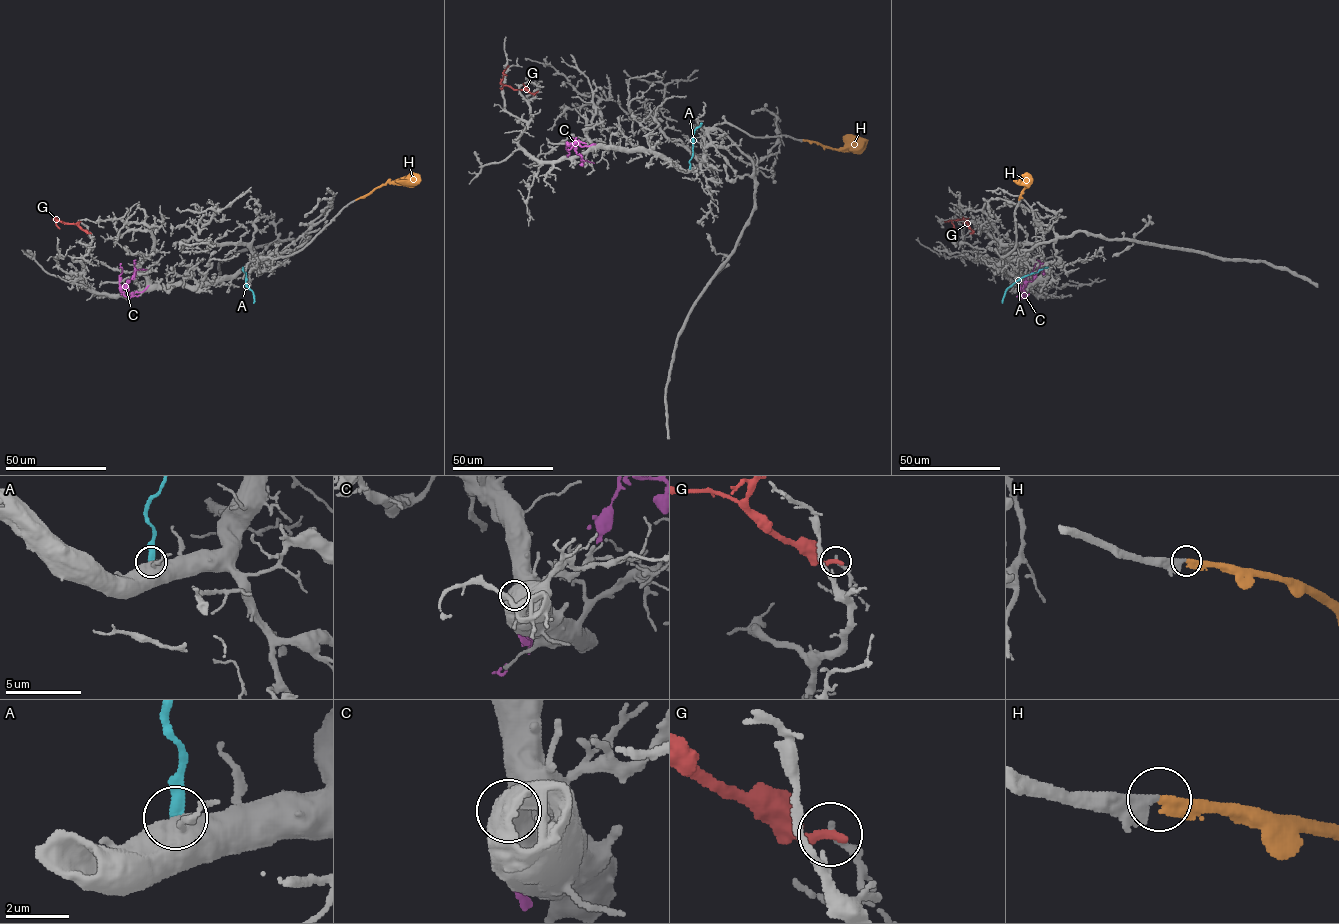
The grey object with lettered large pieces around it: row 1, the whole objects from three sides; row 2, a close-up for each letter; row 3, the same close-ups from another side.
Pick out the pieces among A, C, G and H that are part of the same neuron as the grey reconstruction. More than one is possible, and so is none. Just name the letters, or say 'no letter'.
H

